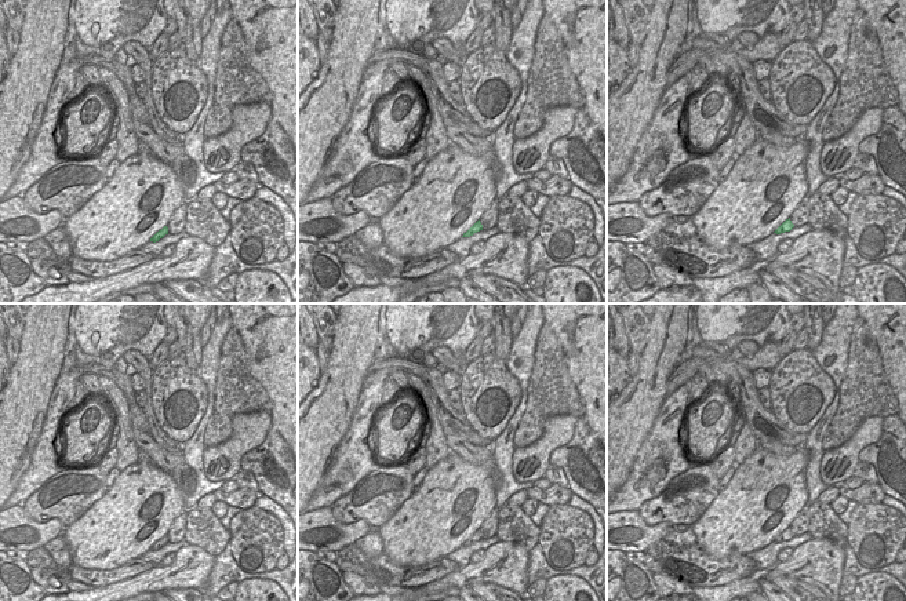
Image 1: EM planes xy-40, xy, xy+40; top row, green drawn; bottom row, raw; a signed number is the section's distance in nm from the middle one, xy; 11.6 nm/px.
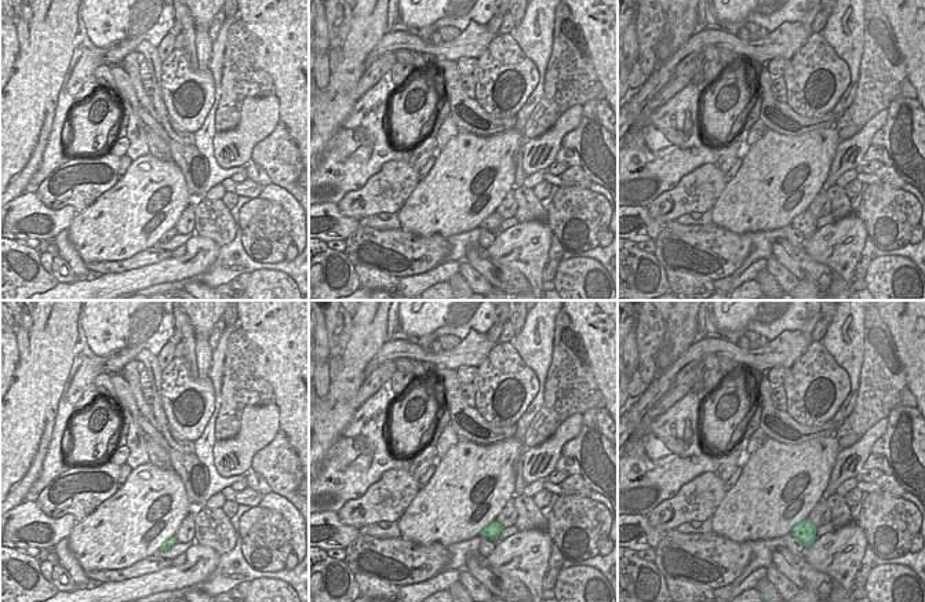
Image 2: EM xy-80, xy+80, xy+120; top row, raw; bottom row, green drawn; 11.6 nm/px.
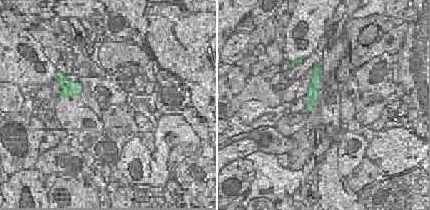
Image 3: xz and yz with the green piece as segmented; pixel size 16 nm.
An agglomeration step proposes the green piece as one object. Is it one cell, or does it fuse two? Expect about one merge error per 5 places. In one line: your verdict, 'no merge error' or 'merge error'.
no merge error

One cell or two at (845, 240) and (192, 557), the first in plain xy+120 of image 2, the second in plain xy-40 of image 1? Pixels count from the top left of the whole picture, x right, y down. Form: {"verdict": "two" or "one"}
{"verdict": "one"}

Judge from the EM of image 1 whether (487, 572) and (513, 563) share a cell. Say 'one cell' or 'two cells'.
one cell

